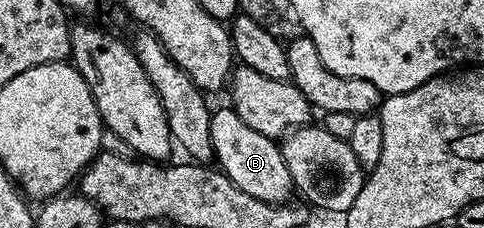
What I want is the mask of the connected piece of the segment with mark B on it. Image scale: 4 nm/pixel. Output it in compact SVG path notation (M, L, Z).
M216 108L211 114L213 151L218 168L226 177L233 179L233 183L237 183L245 195L253 195L253 199L261 199L270 205L290 202L296 187L289 175L289 167L285 167L282 148L272 138L261 135L261 131L253 131L253 127L249 127L249 123L245 123L234 108L226 108Z

